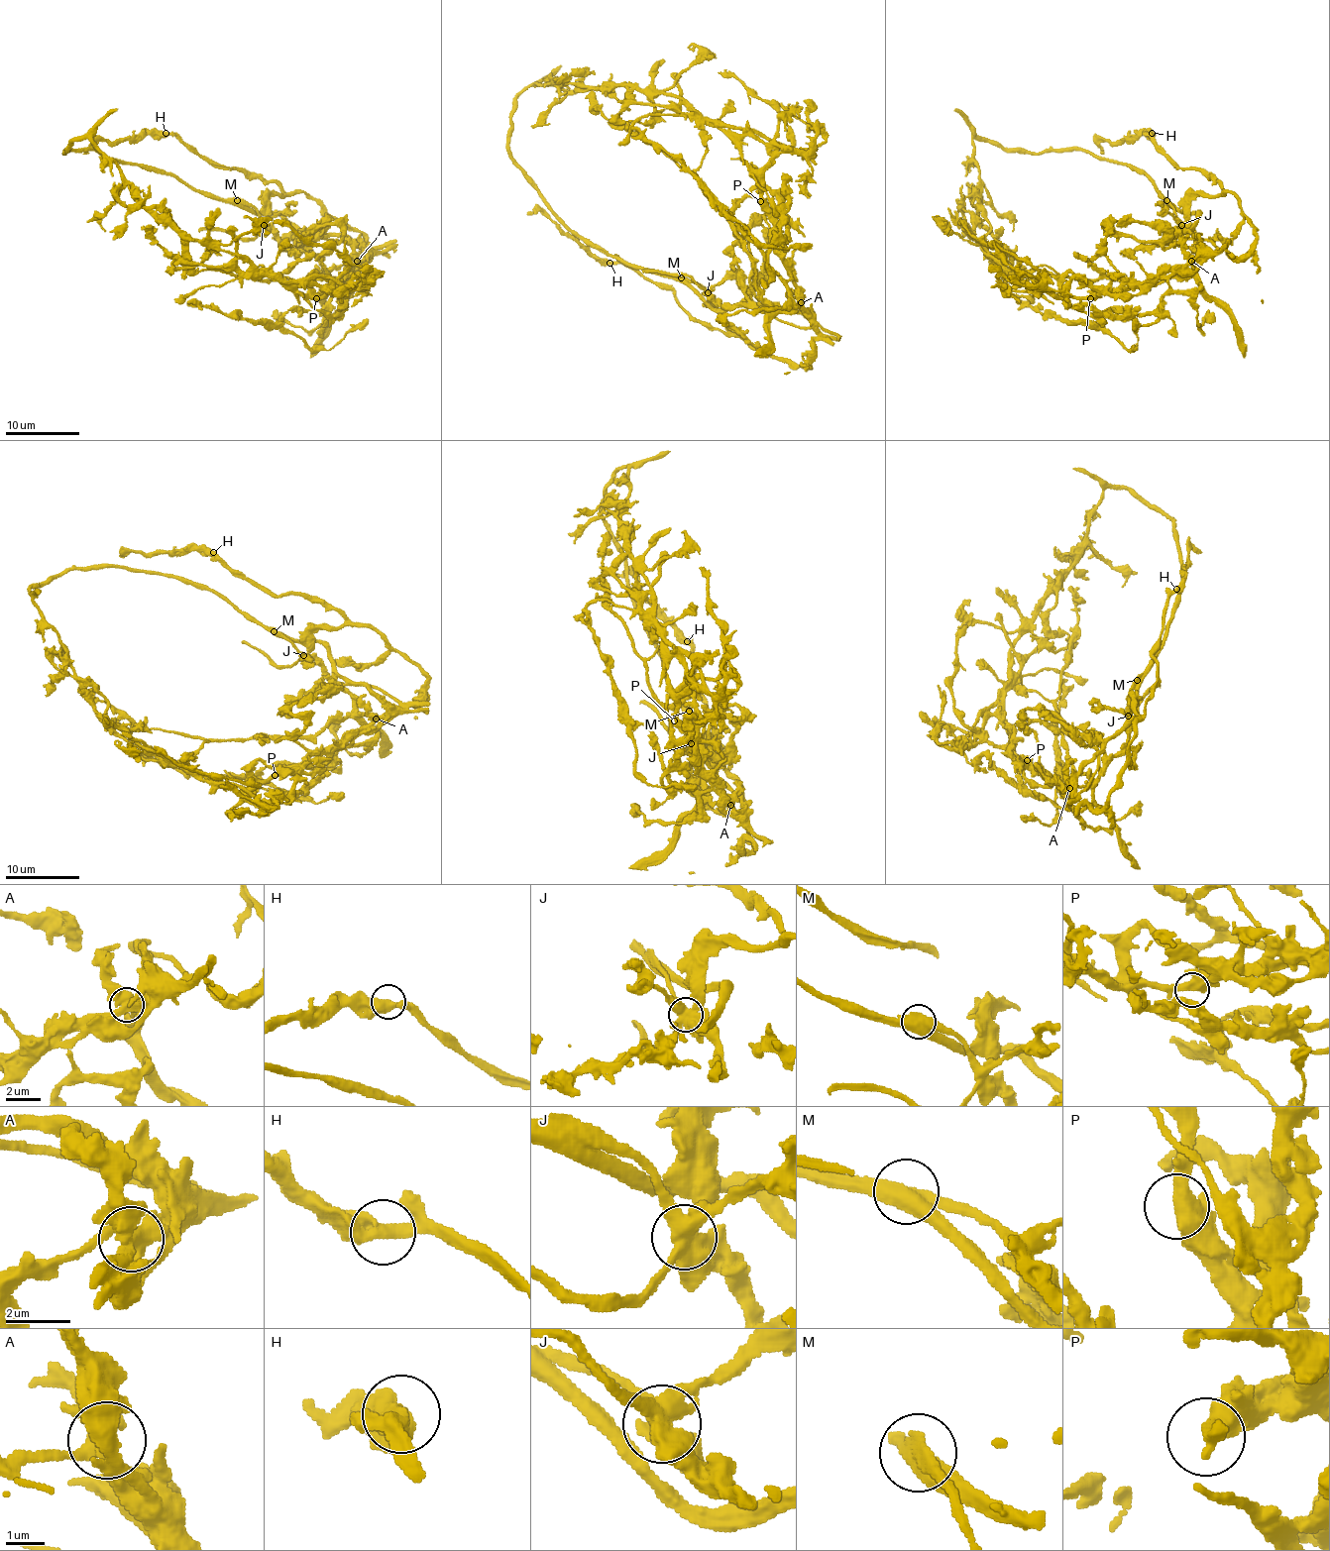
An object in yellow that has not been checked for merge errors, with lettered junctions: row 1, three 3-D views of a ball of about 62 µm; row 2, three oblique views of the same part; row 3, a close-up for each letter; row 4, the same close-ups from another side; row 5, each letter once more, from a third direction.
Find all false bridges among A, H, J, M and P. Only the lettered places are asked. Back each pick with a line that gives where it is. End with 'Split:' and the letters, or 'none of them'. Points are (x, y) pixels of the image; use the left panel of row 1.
A: at (357, 261)
J: at (264, 225)
M: at (237, 200)
Split: A, J, M

